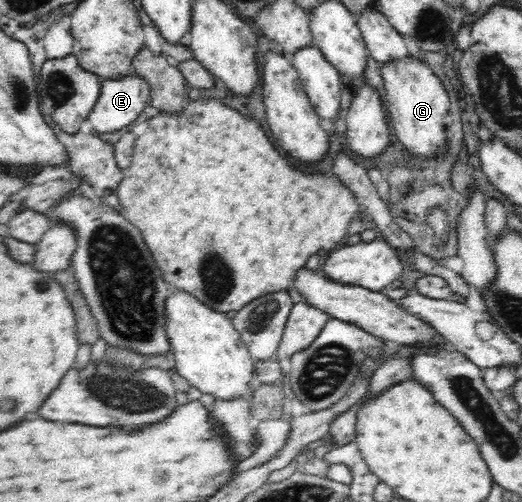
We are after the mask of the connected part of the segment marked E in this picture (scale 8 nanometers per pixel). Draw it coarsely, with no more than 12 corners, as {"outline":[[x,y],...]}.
{"outline":[[134,69],[107,77],[88,114],[97,132],[131,124],[150,102]]}

